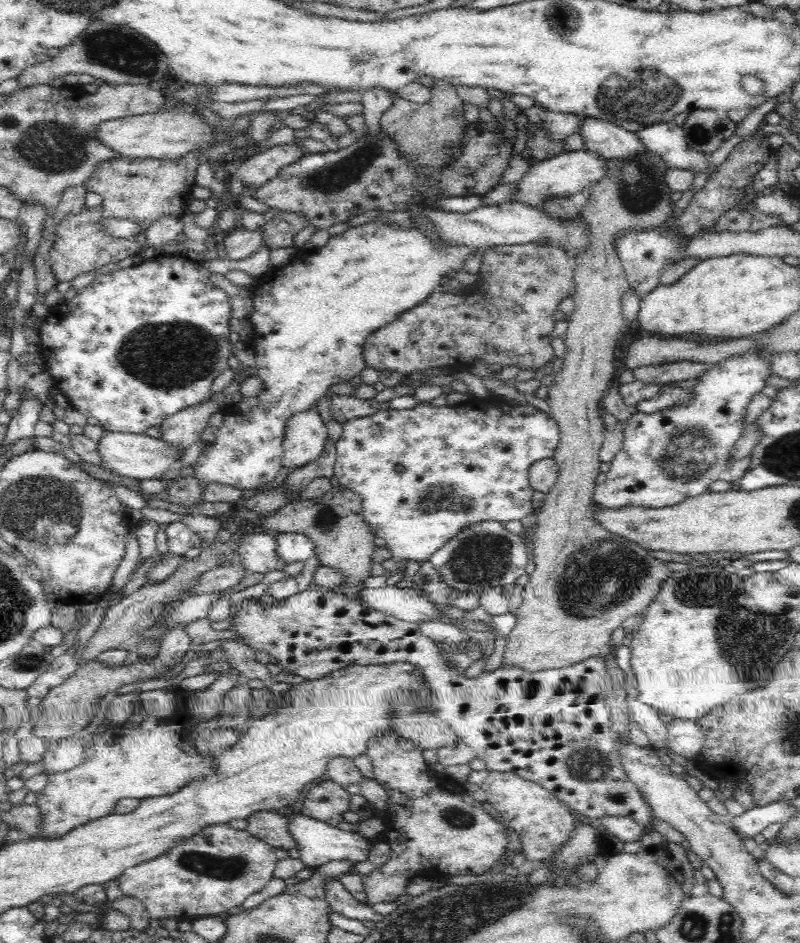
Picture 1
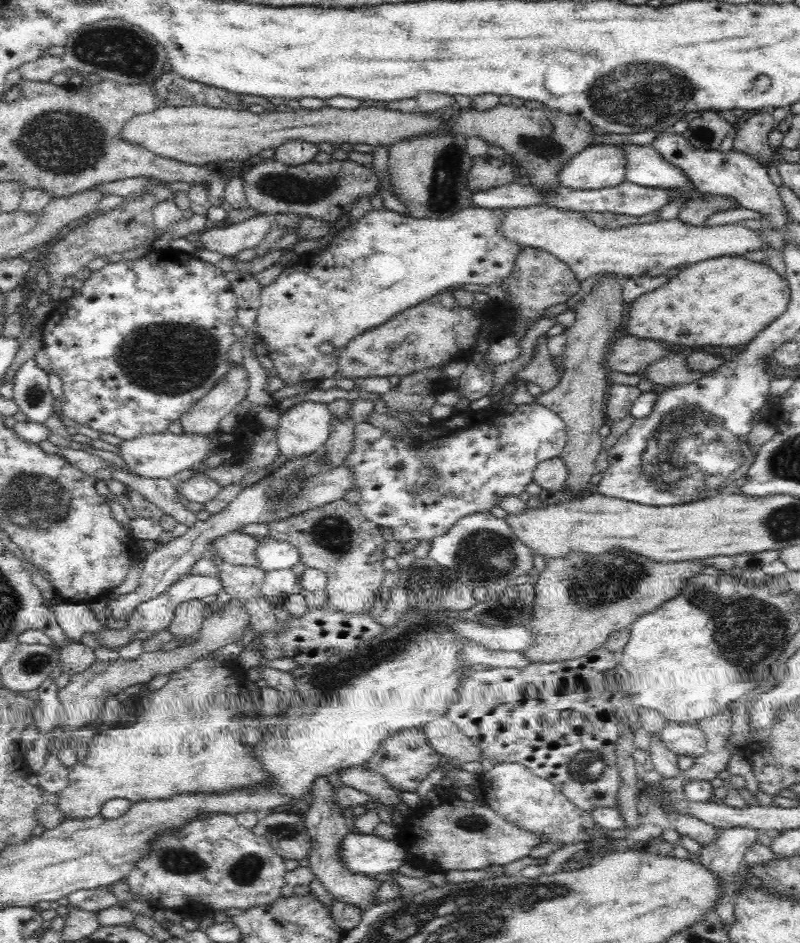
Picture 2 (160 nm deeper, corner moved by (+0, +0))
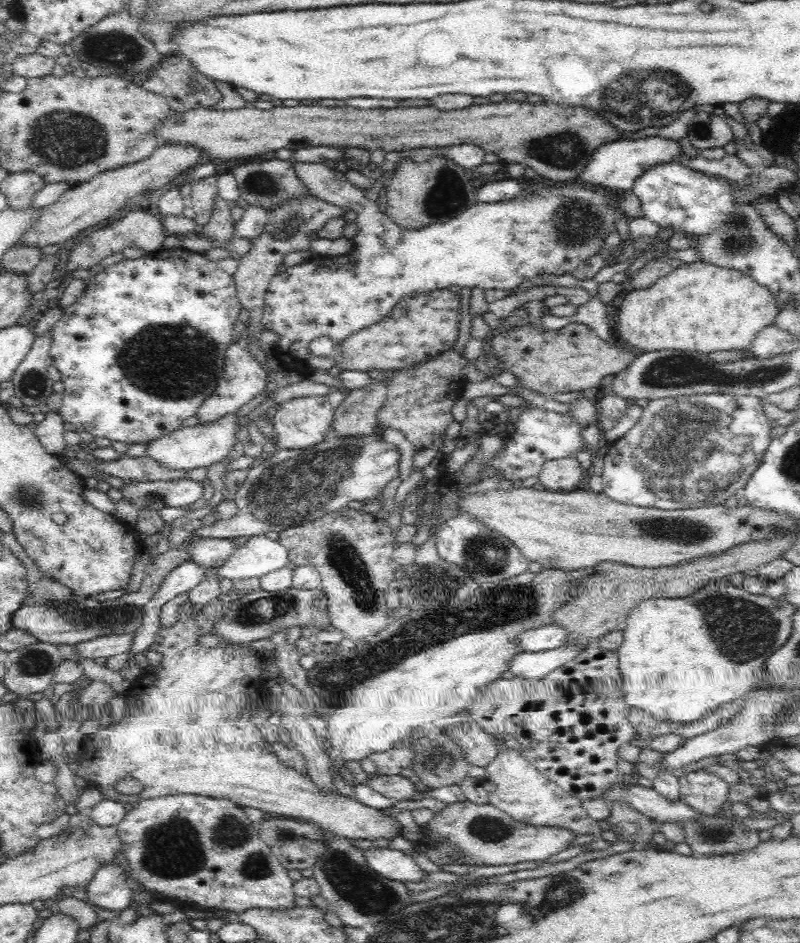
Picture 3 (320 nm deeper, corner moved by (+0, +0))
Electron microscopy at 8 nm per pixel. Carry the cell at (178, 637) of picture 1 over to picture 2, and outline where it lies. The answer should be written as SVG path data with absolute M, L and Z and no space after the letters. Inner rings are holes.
M194 598L194 600L178 604L174 618L167 627L170 632L176 635L178 640L184 640L189 635L198 635L206 617L204 602L205 600Z

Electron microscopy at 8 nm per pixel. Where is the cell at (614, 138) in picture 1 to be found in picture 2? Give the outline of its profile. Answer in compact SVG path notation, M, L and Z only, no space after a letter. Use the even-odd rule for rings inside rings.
M625 144L623 150L627 160L626 181L629 184L650 190L671 192L668 203L696 190L690 178L686 177L680 168L668 162L653 145Z

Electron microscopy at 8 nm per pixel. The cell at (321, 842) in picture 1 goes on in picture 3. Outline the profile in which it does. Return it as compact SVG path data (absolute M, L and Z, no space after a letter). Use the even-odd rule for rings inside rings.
M373 847L363 853L368 866L384 878L405 883L420 882L428 876L428 872L418 866L412 855L403 851Z

